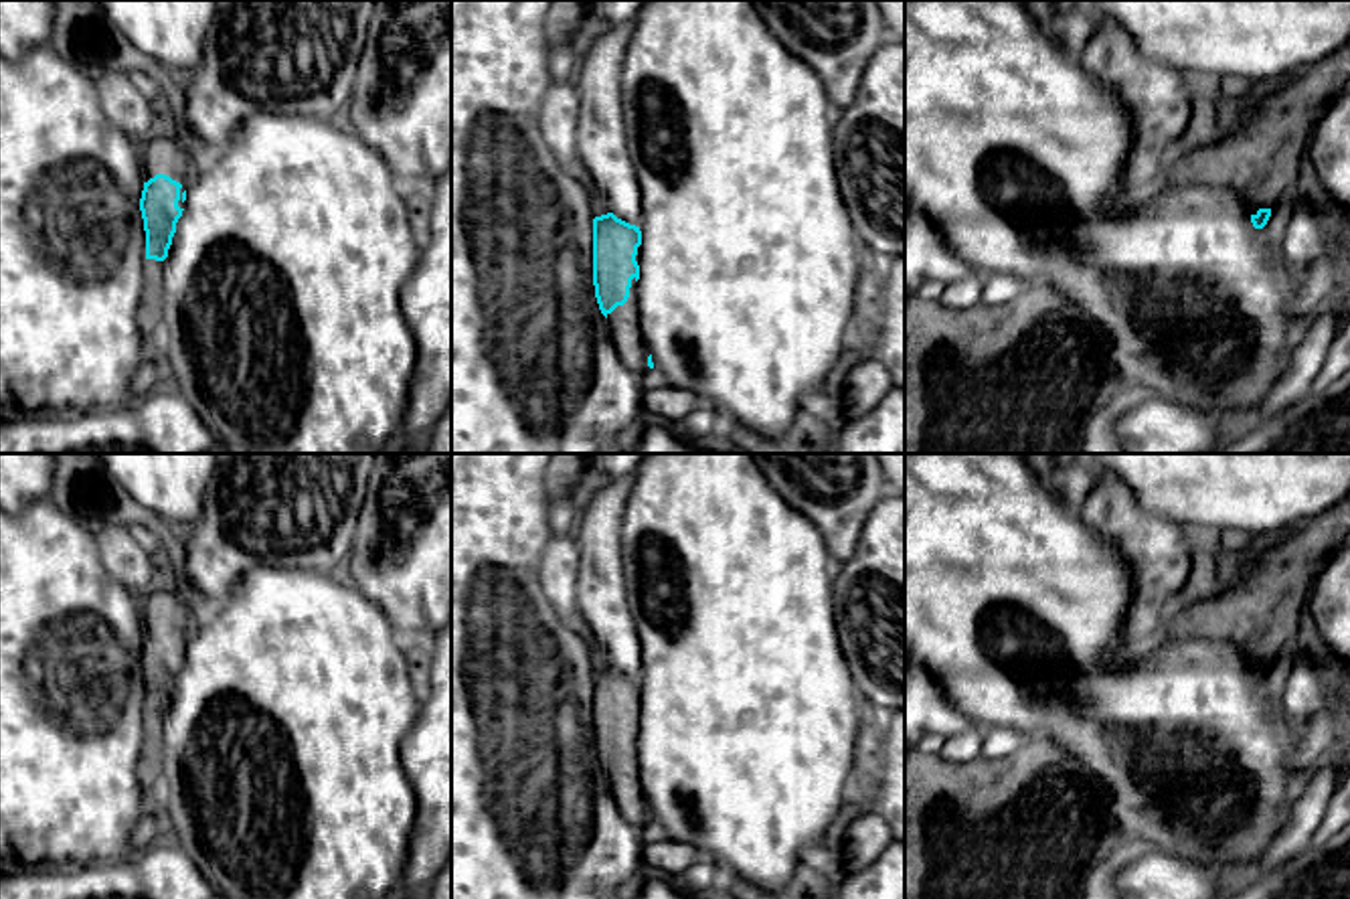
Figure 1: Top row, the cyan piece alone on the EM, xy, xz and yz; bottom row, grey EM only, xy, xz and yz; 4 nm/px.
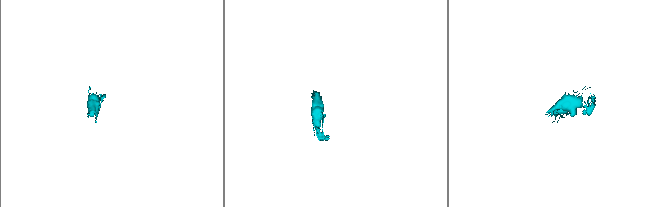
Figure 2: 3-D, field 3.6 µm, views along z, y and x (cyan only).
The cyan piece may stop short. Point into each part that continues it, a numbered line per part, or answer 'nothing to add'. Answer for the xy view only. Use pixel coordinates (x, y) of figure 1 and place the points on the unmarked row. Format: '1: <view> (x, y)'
1: xy (160, 608)
2: xy (150, 770)

